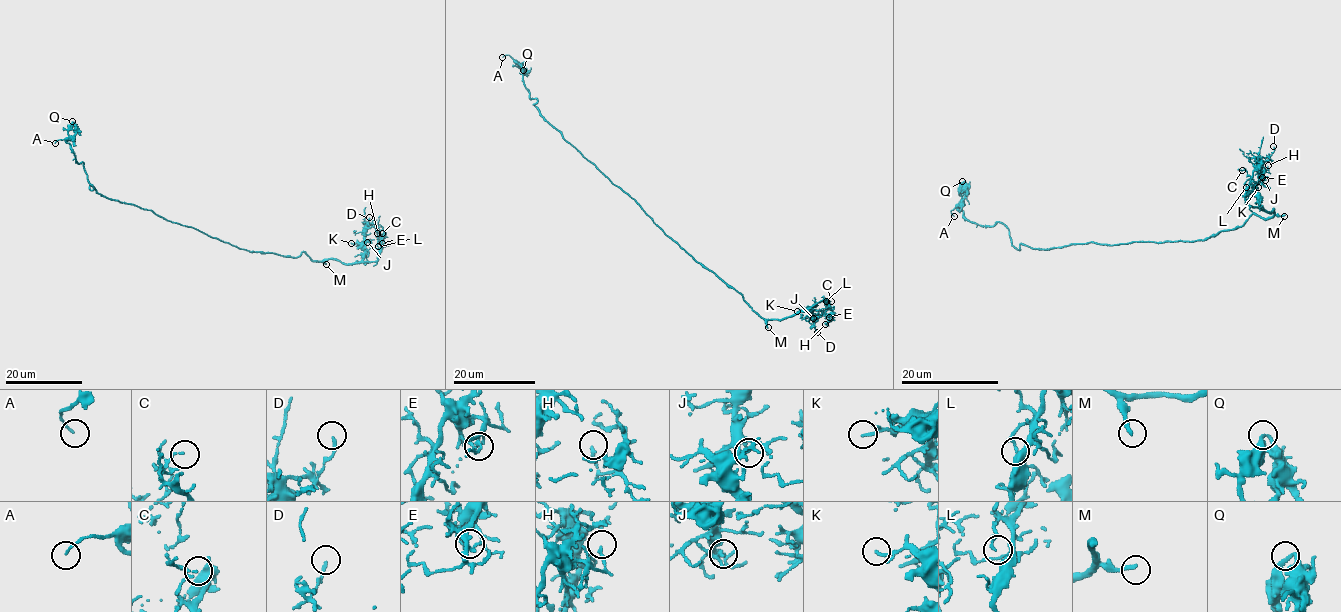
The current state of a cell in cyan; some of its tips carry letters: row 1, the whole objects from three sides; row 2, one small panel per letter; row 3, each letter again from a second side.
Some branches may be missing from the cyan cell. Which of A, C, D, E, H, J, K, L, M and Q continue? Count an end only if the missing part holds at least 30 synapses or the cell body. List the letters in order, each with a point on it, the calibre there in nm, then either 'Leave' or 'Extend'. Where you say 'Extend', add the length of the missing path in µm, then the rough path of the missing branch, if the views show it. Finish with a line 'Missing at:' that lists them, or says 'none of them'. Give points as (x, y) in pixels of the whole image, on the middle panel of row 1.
A: Place: (502, 57). Thickness 100 nm. Leave
C: Place: (831, 301). Thickness 70 nm. Leave
D: Place: (817, 332). Thickness 150 nm. Leave
E: Place: (829, 317). Thickness 140 nm. Leave
H: Place: (825, 324). Thickness 160 nm. Leave
J: Place: (813, 318). Thickness 120 nm. Leave
K: Place: (797, 311). Thickness 100 nm. Leave
L: Place: (826, 301). Thickness 120 nm. Leave
M: Place: (768, 327). Thickness 220 nm. Extend. Missing length about 40 µm. Course of what is missing: (768, 327), (788, 339), (818, 340), (864, 333), (887, 334), (889, 325)
Q: Place: (523, 70). Thickness 200 nm. Leave
Missing at: M

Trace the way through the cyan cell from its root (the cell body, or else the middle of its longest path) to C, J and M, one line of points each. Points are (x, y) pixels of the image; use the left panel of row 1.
C: (207, 235), (250, 252), (296, 257), (302, 252), (313, 260), (347, 264), (375, 261), (382, 233)
J: (207, 235), (250, 252), (296, 257), (302, 252), (313, 260), (347, 264), (359, 262), (362, 242), (367, 242)
M: (207, 235), (252, 252), (296, 257), (304, 253), (313, 260), (326, 264)

